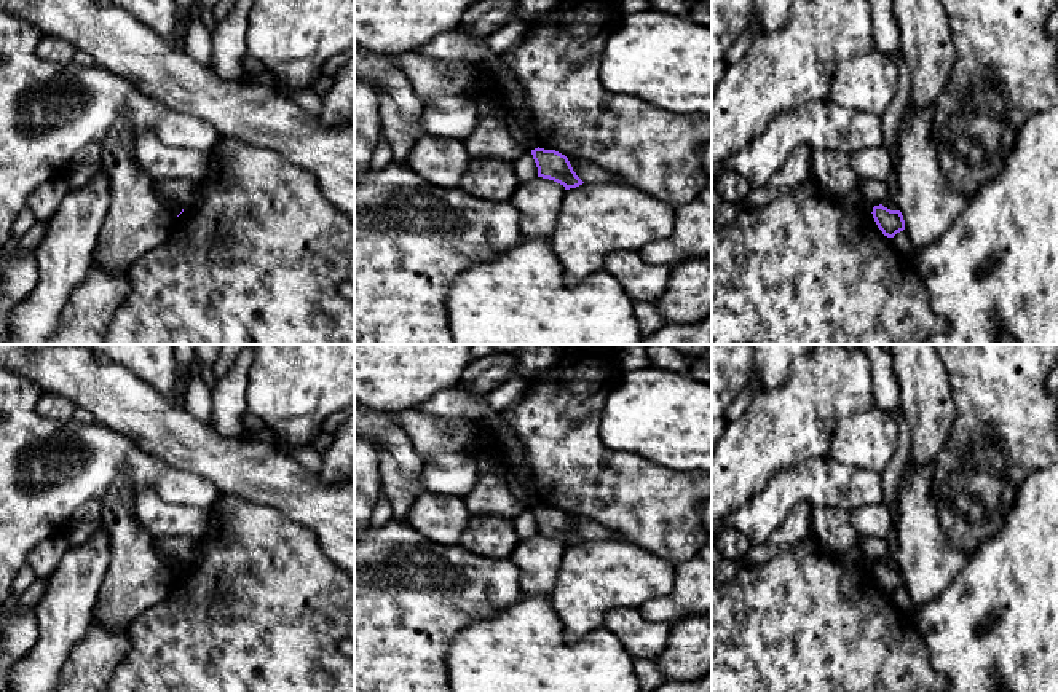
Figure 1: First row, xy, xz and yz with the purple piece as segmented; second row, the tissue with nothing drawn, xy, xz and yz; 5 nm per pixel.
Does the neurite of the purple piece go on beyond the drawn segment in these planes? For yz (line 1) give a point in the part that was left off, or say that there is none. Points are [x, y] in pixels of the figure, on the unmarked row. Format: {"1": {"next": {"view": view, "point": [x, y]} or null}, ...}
{"1": {"next": null}}

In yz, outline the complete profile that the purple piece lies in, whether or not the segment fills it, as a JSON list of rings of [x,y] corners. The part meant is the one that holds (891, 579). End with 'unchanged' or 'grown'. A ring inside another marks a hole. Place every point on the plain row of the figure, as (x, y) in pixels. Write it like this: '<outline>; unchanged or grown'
[[[882,561],[873,564],[873,576],[884,593],[894,595],[905,587],[905,577],[900,568],[890,568]]]; unchanged

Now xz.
[[[535,505],[531,507],[538,525],[538,534],[554,537],[565,547],[576,545],[584,539],[573,528],[568,515],[555,507]]]; unchanged

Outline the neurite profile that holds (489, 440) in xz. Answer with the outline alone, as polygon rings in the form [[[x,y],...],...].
[[[445,419],[445,421],[450,429],[472,426],[474,429],[480,432],[480,438],[476,443],[476,453],[472,456],[474,459],[484,453],[490,453],[496,450],[504,456],[504,461],[507,464],[506,450],[501,445],[499,437],[491,426],[485,424],[484,421],[469,421],[469,419]]]

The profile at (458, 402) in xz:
[[[460,383],[434,394],[424,403],[415,407],[416,411],[440,419],[484,421],[491,426],[507,454],[506,483],[512,494],[528,509],[538,505],[531,474],[523,464],[523,448],[499,411],[488,402],[487,394],[476,394]]]

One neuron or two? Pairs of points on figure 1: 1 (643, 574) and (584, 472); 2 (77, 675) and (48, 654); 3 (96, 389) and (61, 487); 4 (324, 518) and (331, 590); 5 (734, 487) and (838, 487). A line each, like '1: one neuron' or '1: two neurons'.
1: two neurons
2: two neurons
3: two neurons
4: two neurons
5: two neurons

